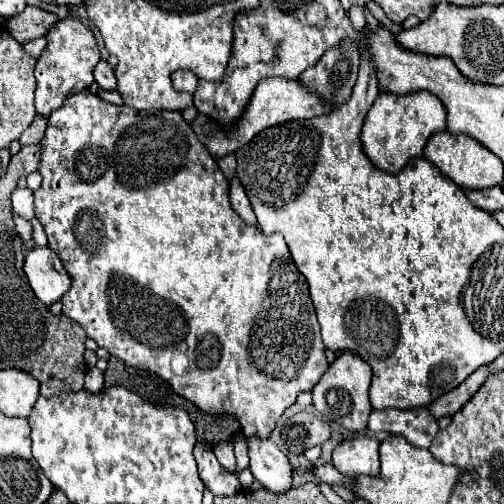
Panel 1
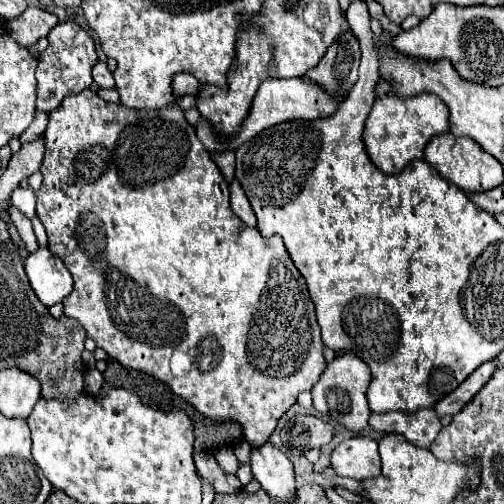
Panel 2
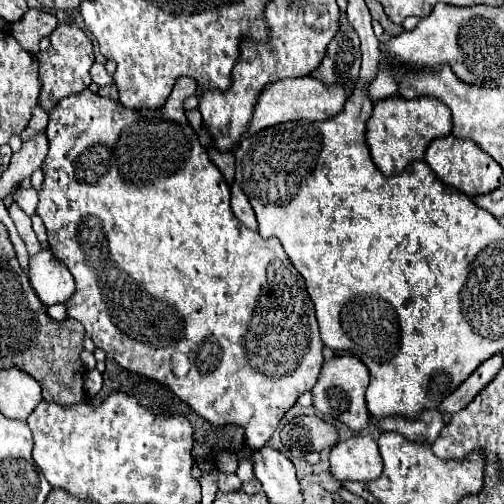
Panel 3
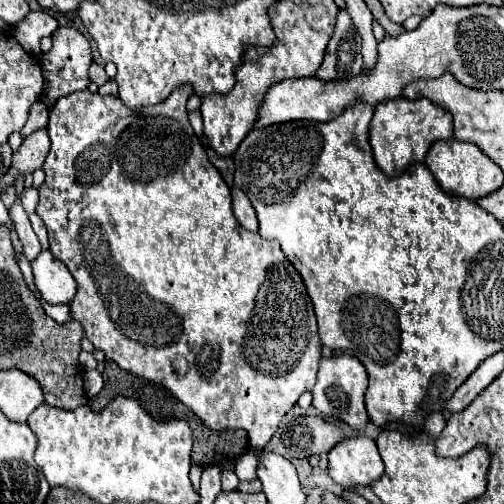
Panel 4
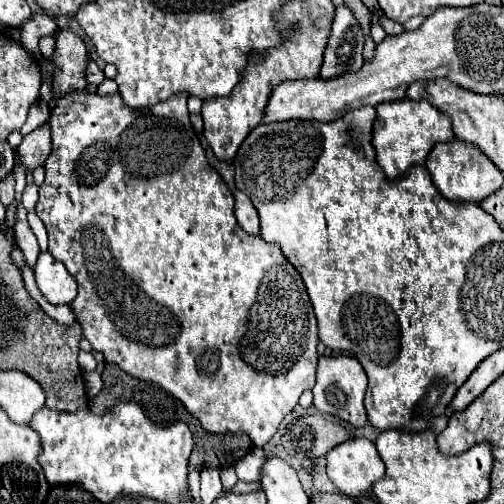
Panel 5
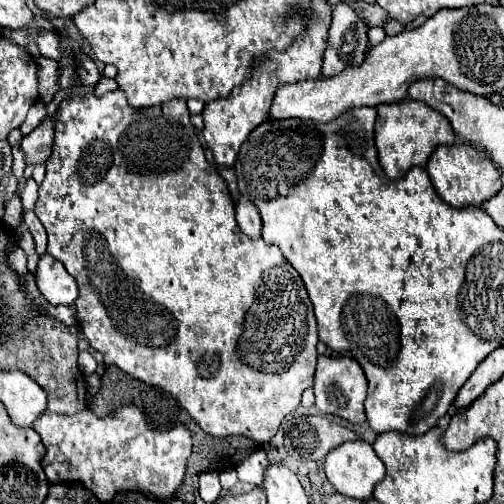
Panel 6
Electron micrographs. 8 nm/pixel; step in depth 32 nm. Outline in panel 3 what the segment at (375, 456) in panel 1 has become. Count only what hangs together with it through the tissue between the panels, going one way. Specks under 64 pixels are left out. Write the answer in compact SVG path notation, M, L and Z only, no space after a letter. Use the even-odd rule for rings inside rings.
M354 436L336 444L330 452L330 472L336 480L368 482L380 476L382 458L370 436Z

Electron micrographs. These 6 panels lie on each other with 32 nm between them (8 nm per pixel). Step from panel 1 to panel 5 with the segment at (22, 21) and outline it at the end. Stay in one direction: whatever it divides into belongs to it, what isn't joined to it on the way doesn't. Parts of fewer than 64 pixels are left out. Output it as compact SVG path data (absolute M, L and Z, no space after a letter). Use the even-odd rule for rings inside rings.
M44 12L40 14L32 14L22 26L20 26L20 44L28 50L28 54L32 54L34 58L42 58L38 42L42 36L50 36L58 30L56 20Z

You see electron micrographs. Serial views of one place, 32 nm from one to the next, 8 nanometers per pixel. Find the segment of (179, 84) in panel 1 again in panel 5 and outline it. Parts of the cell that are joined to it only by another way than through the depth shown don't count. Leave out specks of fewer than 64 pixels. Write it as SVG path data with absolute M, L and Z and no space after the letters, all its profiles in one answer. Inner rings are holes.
M88 90L70 92L62 96L50 116L52 132L52 152L44 162L46 180L40 186L40 200L36 204L36 214L48 230L48 252L60 260L68 272L78 282L78 296L72 300L72 312L80 322L84 336L102 352L106 362L118 364L124 372L134 378L162 386L166 392L172 392L190 414L194 414L200 424L214 434L224 432L246 432L254 448L262 448L278 430L282 418L292 412L298 404L298 398L304 390L312 390L316 382L316 364L318 364L318 328L312 310L312 302L306 294L306 286L296 272L296 268L286 260L278 244L264 242L260 236L246 234L234 218L234 198L222 176L208 164L206 152L188 120L186 108L188 94L174 94L168 102L156 104L152 108L132 110L116 94L98 96Z

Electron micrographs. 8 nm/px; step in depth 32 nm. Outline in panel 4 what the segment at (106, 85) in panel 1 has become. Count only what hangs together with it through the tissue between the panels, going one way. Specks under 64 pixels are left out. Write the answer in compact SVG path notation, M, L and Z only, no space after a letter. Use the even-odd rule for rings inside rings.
M96 62L90 66L90 80L92 80L94 84L98 84L98 86L110 82L110 78L108 78L106 72L104 72L104 66L100 66L100 64L96 64Z

